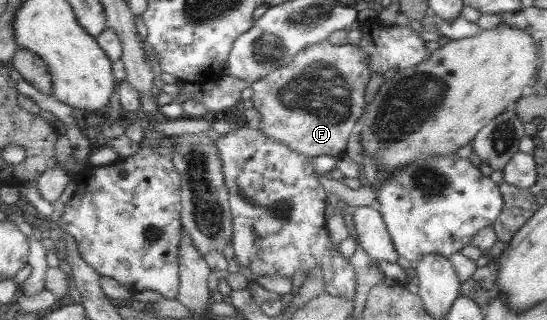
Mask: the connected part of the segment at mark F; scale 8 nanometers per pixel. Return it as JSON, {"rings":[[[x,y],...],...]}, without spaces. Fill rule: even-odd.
{"rings":[[[327,40],[309,45],[303,48],[289,65],[252,82],[254,94],[251,101],[253,107],[262,113],[262,120],[256,128],[267,137],[291,147],[299,155],[311,158],[326,155],[335,158],[335,155],[345,151],[351,129],[365,106],[363,93],[369,76],[368,55],[358,45],[333,45]]]}

